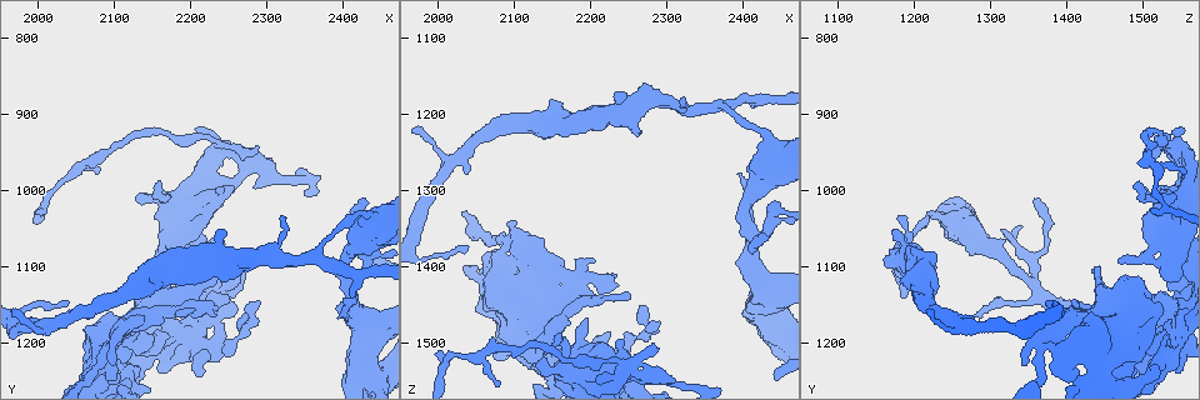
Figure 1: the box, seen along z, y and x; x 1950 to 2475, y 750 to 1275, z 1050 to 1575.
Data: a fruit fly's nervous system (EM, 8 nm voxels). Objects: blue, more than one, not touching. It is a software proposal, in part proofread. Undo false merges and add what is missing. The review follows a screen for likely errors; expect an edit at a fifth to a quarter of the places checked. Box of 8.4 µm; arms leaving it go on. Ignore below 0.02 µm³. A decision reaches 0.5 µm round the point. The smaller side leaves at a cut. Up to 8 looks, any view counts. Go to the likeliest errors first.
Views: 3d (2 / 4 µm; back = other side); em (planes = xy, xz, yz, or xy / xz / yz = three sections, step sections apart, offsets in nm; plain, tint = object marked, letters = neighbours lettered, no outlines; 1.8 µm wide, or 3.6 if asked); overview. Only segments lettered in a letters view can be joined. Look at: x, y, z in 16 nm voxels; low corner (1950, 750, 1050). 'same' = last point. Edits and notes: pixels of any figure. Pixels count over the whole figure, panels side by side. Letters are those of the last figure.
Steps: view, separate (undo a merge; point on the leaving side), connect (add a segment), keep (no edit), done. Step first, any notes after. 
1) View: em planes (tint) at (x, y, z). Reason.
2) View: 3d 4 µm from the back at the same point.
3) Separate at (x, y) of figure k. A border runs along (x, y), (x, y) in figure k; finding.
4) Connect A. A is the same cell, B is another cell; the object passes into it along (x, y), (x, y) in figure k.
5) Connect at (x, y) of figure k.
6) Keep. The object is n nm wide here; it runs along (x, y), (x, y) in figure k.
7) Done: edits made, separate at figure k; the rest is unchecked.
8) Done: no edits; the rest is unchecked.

View: em xz step 16 (letters) at (2410, 1140, 1185). An open end.

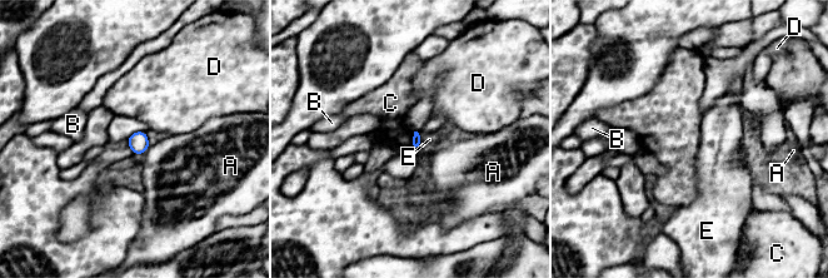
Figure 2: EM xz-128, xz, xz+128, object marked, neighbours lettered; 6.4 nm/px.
Keep. A, B, C, D and E are other cells; a border runs along (414, 132), (409, 148) in figure 2; none of them fits.

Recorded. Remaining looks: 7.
View: em 3.6 µm planes (tint) at (2430, 1035, 1240). Calibre changes.

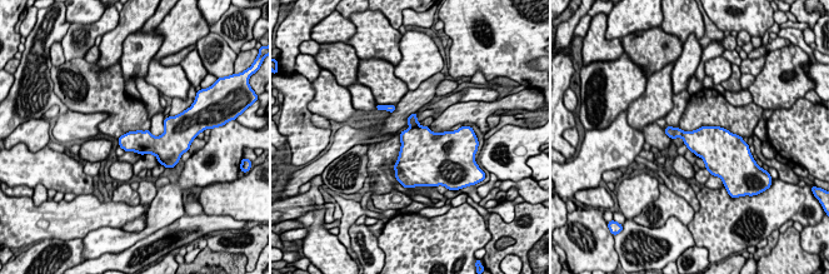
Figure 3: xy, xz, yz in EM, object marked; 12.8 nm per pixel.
View: em 3.6 µm planes (letters) at the same point.

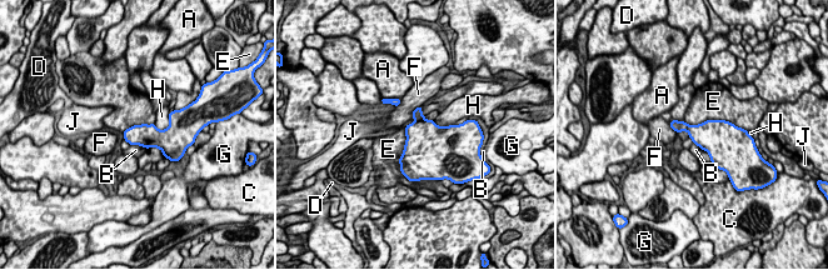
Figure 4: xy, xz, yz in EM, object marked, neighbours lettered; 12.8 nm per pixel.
Separate at (417, 114) of figure 4. The object is 280 nm wide here; A, B, C, D, E, F, G, H and J are other cells; a border runs along (423, 119), (418, 121) in figure 4; two cells meet here.

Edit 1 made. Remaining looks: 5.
Done: edits made, separate at figure 4; the rest is unchecked.

